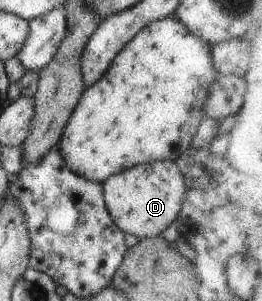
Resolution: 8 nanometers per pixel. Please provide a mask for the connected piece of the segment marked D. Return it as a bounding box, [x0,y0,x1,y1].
[102,161,186,238]

